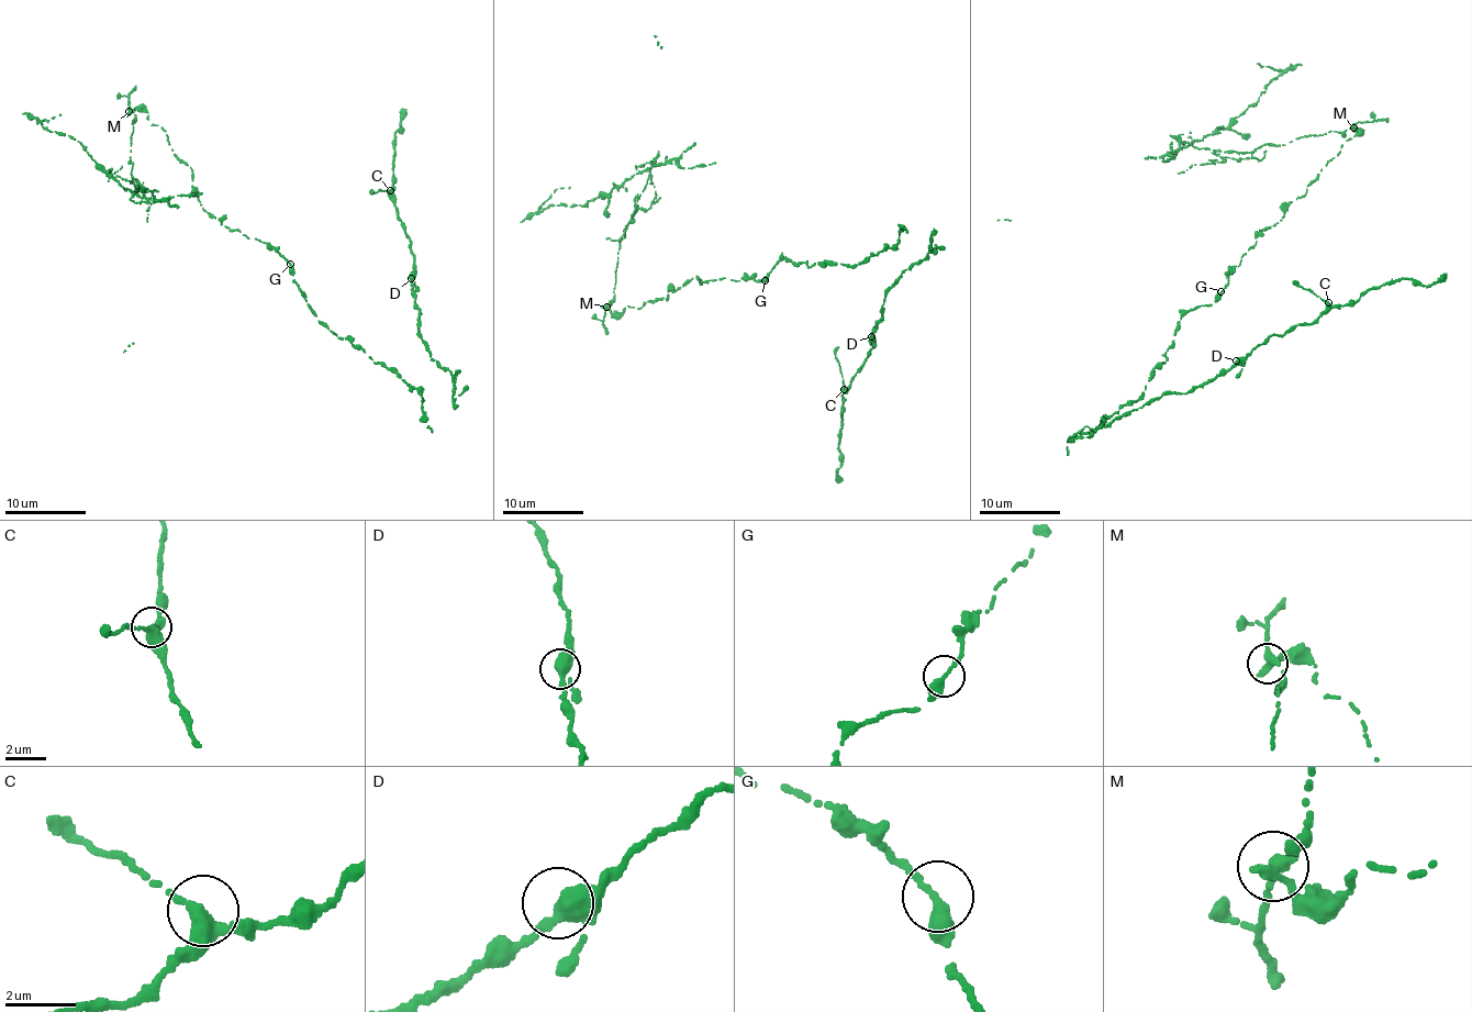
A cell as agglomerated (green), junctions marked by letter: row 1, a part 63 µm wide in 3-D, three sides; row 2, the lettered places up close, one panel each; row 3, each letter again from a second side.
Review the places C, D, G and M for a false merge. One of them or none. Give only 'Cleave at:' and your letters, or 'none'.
Cleave at: M

